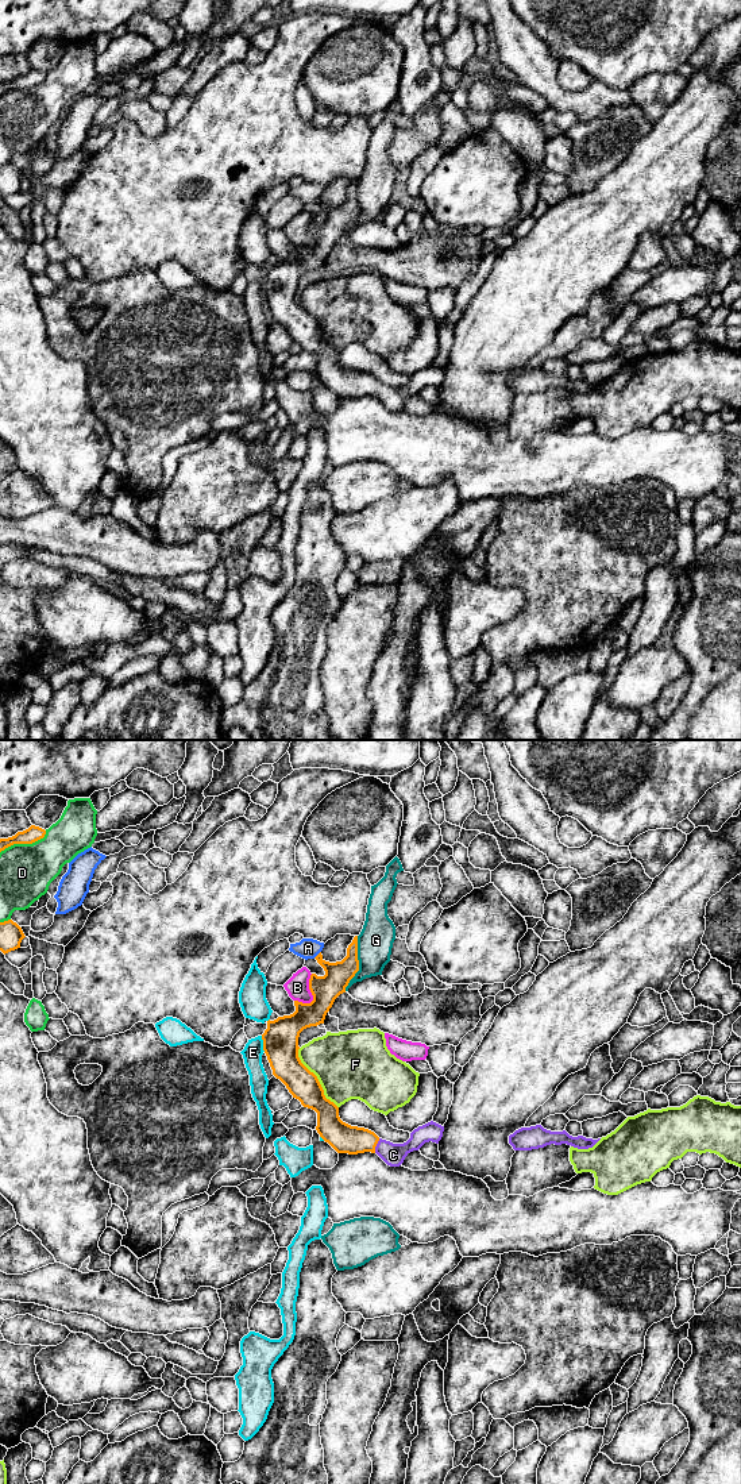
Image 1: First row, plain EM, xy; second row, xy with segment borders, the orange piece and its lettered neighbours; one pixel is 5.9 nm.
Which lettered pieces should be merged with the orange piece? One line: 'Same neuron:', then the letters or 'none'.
Same neuron: C

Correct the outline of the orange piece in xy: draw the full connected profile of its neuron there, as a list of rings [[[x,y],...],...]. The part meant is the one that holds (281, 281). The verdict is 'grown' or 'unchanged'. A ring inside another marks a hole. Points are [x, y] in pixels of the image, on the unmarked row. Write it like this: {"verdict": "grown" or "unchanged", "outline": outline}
{"verdict": "grown", "outline": [[[358,180],[348,189],[347,200],[341,205],[325,205],[321,196],[314,203],[325,219],[310,219],[309,234],[313,244],[310,247],[294,244],[296,255],[274,265],[269,263],[267,273],[262,278],[263,294],[273,319],[304,351],[317,356],[316,374],[337,397],[371,396],[387,409],[400,410],[410,396],[418,394],[425,386],[439,388],[444,370],[431,365],[414,373],[406,386],[393,388],[368,373],[351,370],[340,363],[339,351],[325,342],[317,320],[301,307],[298,281],[304,273],[324,267],[335,243],[346,236],[350,224],[359,215]]]}

